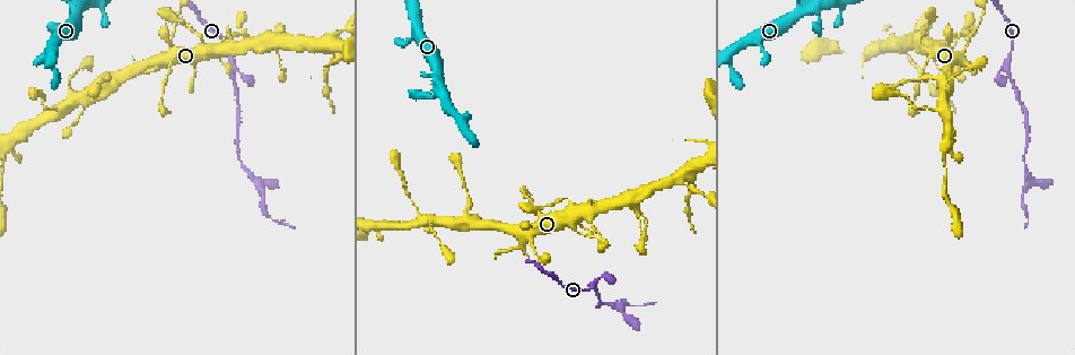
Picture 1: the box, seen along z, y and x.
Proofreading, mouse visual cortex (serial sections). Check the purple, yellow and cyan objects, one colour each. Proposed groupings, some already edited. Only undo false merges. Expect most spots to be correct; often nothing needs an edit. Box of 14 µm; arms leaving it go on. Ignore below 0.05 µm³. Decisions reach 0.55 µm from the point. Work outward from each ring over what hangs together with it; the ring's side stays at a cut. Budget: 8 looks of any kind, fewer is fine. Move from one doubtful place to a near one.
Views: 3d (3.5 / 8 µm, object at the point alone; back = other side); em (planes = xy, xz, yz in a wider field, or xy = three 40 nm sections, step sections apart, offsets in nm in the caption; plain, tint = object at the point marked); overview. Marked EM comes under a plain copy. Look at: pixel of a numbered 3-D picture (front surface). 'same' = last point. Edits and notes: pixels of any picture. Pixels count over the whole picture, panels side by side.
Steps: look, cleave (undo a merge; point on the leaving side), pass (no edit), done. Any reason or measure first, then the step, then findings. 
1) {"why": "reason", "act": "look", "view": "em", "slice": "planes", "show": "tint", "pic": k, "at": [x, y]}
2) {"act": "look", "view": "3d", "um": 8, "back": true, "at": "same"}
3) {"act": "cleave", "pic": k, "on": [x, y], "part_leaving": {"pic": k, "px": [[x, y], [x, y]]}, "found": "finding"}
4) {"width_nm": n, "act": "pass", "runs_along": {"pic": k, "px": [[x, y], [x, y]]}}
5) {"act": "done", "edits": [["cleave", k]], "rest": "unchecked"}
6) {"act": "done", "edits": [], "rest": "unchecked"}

{"act": "look", "view": "3d", "um": 3.5, "pic": 1, "at": [438, 88]}

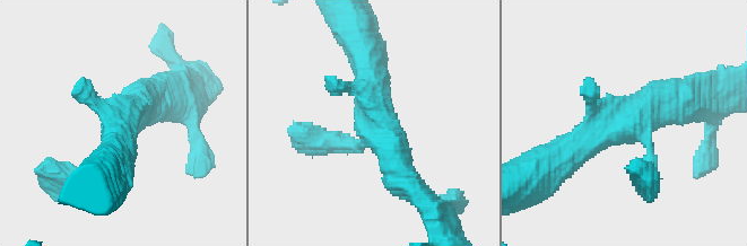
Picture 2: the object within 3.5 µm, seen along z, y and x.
{"arms": 4, "arm_widths_nm": [150, 200, 450, 450], "act": "look", "view": "em", "slice": "xy", "step": 1, "show": "tint", "pic": 2, "at": [373, 127]}

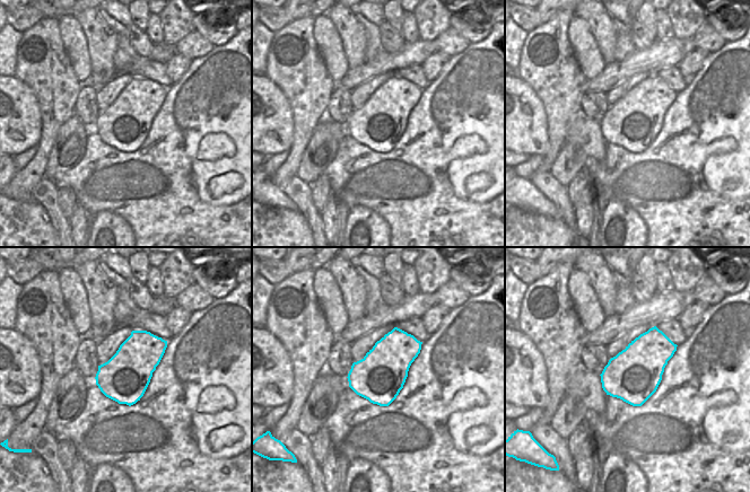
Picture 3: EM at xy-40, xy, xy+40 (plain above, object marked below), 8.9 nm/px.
{"act": "pass", "runs_along": {"pic": 2, "px": [[566, 157], [607, 125], [691, 102]]}, "found": "continuous, no second cell"}

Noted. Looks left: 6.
{"why": "thin arm on a thick one", "act": "look", "view": "3d", "um": 3.5, "pic": 1, "at": [942, 93]}

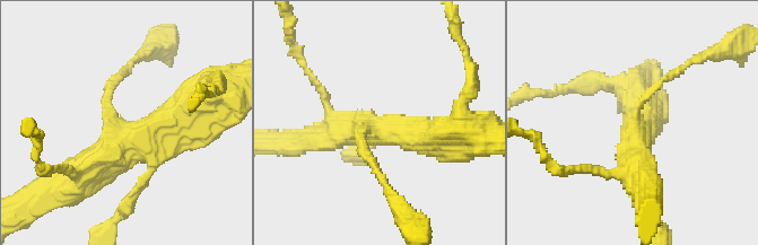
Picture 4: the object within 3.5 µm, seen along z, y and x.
{"act": "look", "view": "em", "slice": "xy", "step": 1, "show": "tint", "pic": 4, "at": [397, 131]}

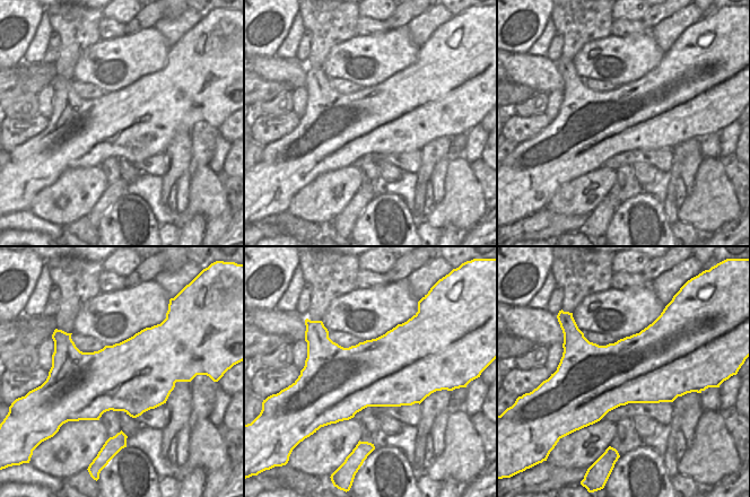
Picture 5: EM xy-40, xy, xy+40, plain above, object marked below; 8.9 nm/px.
{"act": "look", "view": "em", "slice": "xy", "step": 5, "show": "tint", "at": "same"}

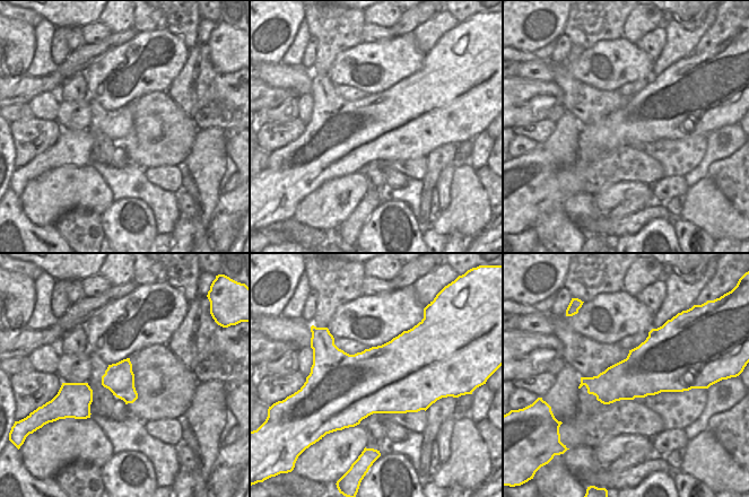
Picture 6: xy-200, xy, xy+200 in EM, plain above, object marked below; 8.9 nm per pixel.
{"act": "pass", "found": "continuous, no second cell"}

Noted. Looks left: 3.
{"why": "four-way junction", "act": "look", "view": "3d", "um": 3.5, "pic": 1, "at": [899, 44]}

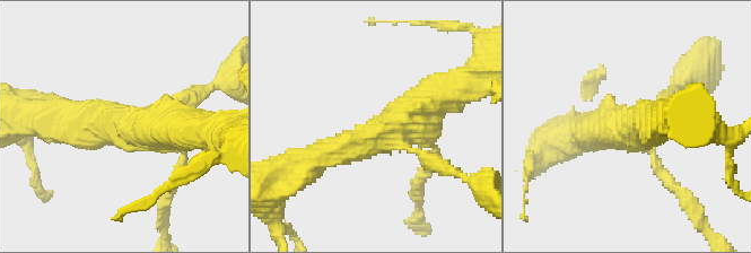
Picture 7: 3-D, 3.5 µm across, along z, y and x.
{"arms": 4, "arm_widths_nm": [150, 250, 400, 500], "act": "look", "view": "em", "slice": "planes", "show": "tint", "pic": 7, "at": [634, 124]}

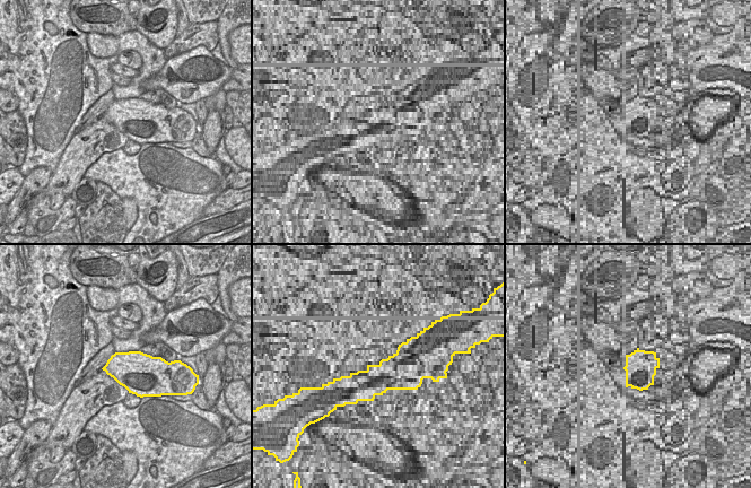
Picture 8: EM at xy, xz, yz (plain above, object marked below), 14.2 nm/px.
{"act": "pass", "runs_along": {"pic": 7, "px": [[317, 157], [387, 131], [453, 88]]}, "found": "one cell here"}

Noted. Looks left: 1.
{"act": "done", "edits": [], "rest": "unchecked"}

